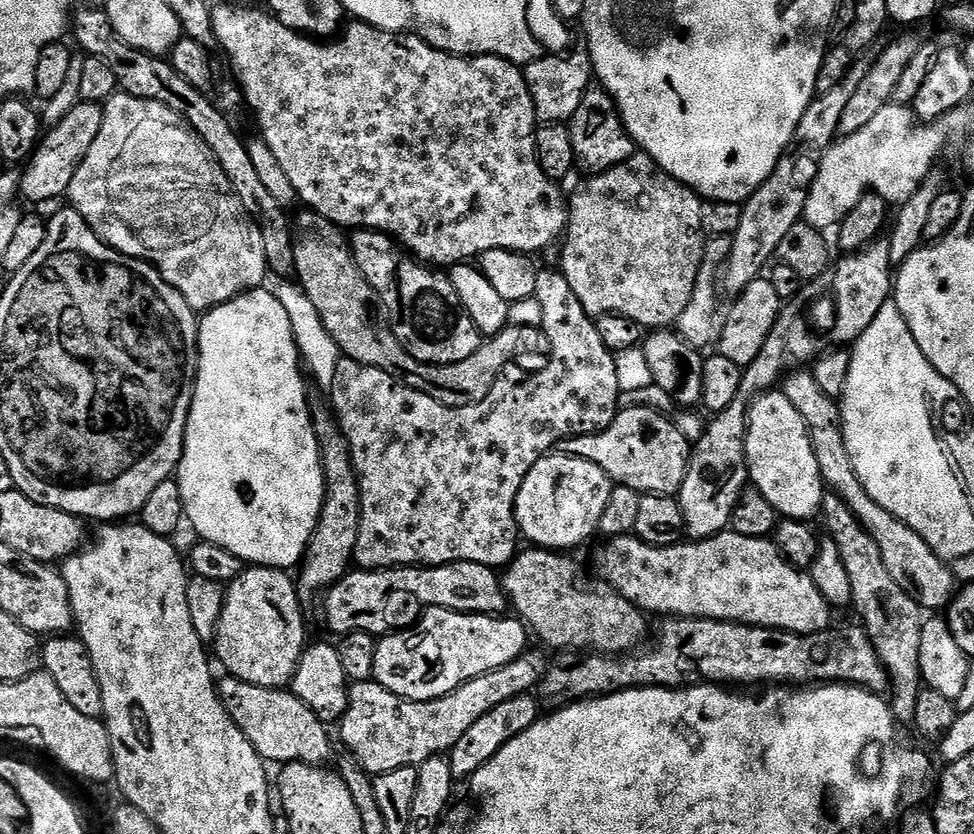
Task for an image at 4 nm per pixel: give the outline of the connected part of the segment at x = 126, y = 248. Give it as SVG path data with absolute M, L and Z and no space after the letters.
M122 91L107 100L102 130L98 130L90 154L86 154L82 166L78 166L66 200L82 214L93 234L104 243L123 256L153 264L162 278L184 295L197 314L259 289L263 285L260 283L270 276L260 228L236 197L236 191L230 186L222 166L218 166L210 146L184 123L180 113L164 104L134 98Z

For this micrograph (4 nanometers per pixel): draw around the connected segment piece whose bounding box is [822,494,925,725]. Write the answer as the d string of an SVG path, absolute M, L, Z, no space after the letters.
M833 494L825 495L823 520L828 527L827 539L838 542L842 566L846 566L850 577L851 607L856 608L860 615L859 623L866 630L882 666L888 672L892 714L901 725L911 725L916 718L916 703L922 687L918 666L918 645L925 621L922 609L914 602L914 598L910 598L910 594L906 594L906 590L902 590L902 586L898 586L898 582L894 582L890 570L886 570L886 562L882 562L882 553L878 551L874 538L866 534L862 522L858 522L842 498Z

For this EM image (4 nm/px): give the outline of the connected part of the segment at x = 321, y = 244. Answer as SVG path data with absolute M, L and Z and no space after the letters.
M304 210L301 213L301 216L297 220L295 217L294 220L295 227L296 224L300 227L297 232L295 229L292 246L294 276L299 285L304 288L306 296L313 302L315 309L318 310L323 326L329 331L330 336L347 359L366 366L374 366L378 370L386 370L386 374L390 374L396 380L401 380L406 386L430 394L430 398L434 398L446 406L461 408L482 402L488 397L494 382L504 373L504 369L515 361L512 359L519 354L523 344L528 348L537 348L540 352L547 353L549 351L548 336L539 327L509 326L500 331L497 336L485 339L480 348L474 350L474 354L470 354L470 358L457 364L427 364L414 358L403 342L394 334L392 321L388 319L388 314L381 305L379 294L374 290L374 286L370 286L370 282L356 265L356 259L352 256L352 245L345 229L322 218L322 214L317 212Z

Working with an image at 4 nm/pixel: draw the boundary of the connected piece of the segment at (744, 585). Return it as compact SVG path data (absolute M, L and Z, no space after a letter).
M725 530L708 540L681 542L665 548L647 544L635 534L613 536L607 543L604 557L600 560L603 583L645 614L657 612L657 617L660 618L705 616L763 628L781 628L798 634L825 632L833 623L833 609L826 598L822 598L818 586L814 586L811 575L788 563L771 539L746 538L737 532Z

